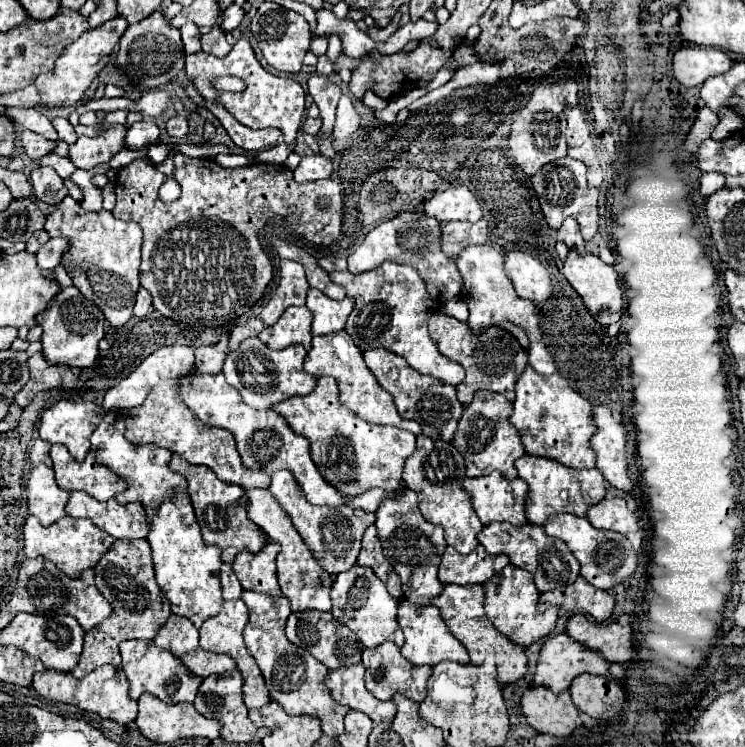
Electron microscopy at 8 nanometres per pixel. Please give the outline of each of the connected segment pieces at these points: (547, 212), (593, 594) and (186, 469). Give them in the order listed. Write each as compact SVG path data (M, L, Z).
M563 157L557 163L547 163L537 175L533 175L531 185L537 193L537 199L541 203L541 211L545 215L545 221L549 223L549 227L559 229L561 223L567 217L573 217L581 225L583 239L589 241L589 239L595 237L595 233L599 229L599 215L597 215L597 195L599 195L599 191L595 187L587 185L585 173L587 173L587 169L581 161L571 159L571 157Z
M579 575L577 581L573 585L569 585L569 587L559 587L555 591L541 593L539 603L537 603L539 611L545 611L551 605L561 607L565 613L585 611L595 621L603 623L603 621L607 621L611 617L615 601L613 601L613 597L607 591L593 587L591 583L587 583Z
M179 455L171 457L169 467L175 473L181 473L187 479L189 497L191 497L191 503L195 507L197 523L201 527L201 537L203 537L205 545L217 545L217 547L221 547L221 559L223 559L223 563L231 563L243 549L249 549L251 553L257 553L263 547L265 535L247 517L247 497L245 497L243 487L221 483L217 479L217 475L213 475L213 471L209 471L207 467L189 465Z

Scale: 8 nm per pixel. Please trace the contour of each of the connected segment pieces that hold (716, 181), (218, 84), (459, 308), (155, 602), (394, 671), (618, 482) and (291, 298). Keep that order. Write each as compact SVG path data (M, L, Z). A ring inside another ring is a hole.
M705 173L699 181L701 197L709 197L713 191L719 191L725 185L725 177L721 173Z
M217 77L213 79L213 87L219 89L219 91L243 91L245 89L245 83L241 79L235 79L235 77Z
M461 297L451 299L449 303L445 303L441 311L443 311L443 313L447 313L447 315L451 315L451 317L455 317L455 319L459 319L461 323L467 323L467 319L469 319L469 313L467 313L467 303L465 303Z
M145 539L135 541L115 541L105 557L95 567L95 583L99 591L113 605L113 613L103 619L97 627L85 633L85 647L77 667L71 671L73 677L81 679L93 669L109 663L119 665L119 643L125 639L153 639L161 625L167 623L171 615L171 605L163 597L163 591L155 583L151 547Z
M385 641L381 647L369 651L365 649L363 651L363 665L365 665L365 683L367 683L367 689L379 699L379 701L389 701L393 697L393 693L401 693L417 703L421 703L427 695L427 679L431 675L431 669L425 667L425 665L413 665L409 663L399 647L393 643L393 641Z
M593 405L593 417L597 423L597 435L591 439L591 447L597 451L597 467L603 477L617 489L631 493L633 483L627 475L627 431L621 423L617 423L609 411L609 407Z
M283 259L279 269L281 269L281 279L279 279L277 293L269 299L269 303L263 307L263 313L261 313L261 319L265 325L275 325L287 307L305 305L309 283L305 279L303 265Z

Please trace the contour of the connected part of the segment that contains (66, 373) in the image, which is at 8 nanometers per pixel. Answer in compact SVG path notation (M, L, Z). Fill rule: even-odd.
M37 353L29 359L31 367L31 379L29 383L15 395L15 403L19 407L27 407L39 391L47 389L75 389L77 387L77 375L67 365L49 365L43 357L43 353Z

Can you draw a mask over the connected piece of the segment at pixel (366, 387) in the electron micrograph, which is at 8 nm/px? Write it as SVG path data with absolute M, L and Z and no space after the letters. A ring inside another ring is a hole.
M345 331L331 333L325 337L313 337L313 347L305 357L303 369L315 377L323 377L323 375L335 377L337 387L339 387L339 401L347 409L355 411L361 419L377 423L377 425L393 425L393 427L411 431L415 435L421 433L421 425L399 417L393 397L377 383L377 379L373 377L373 373L369 371L369 367L363 361L363 353L359 351L359 347L353 343L353 339Z

